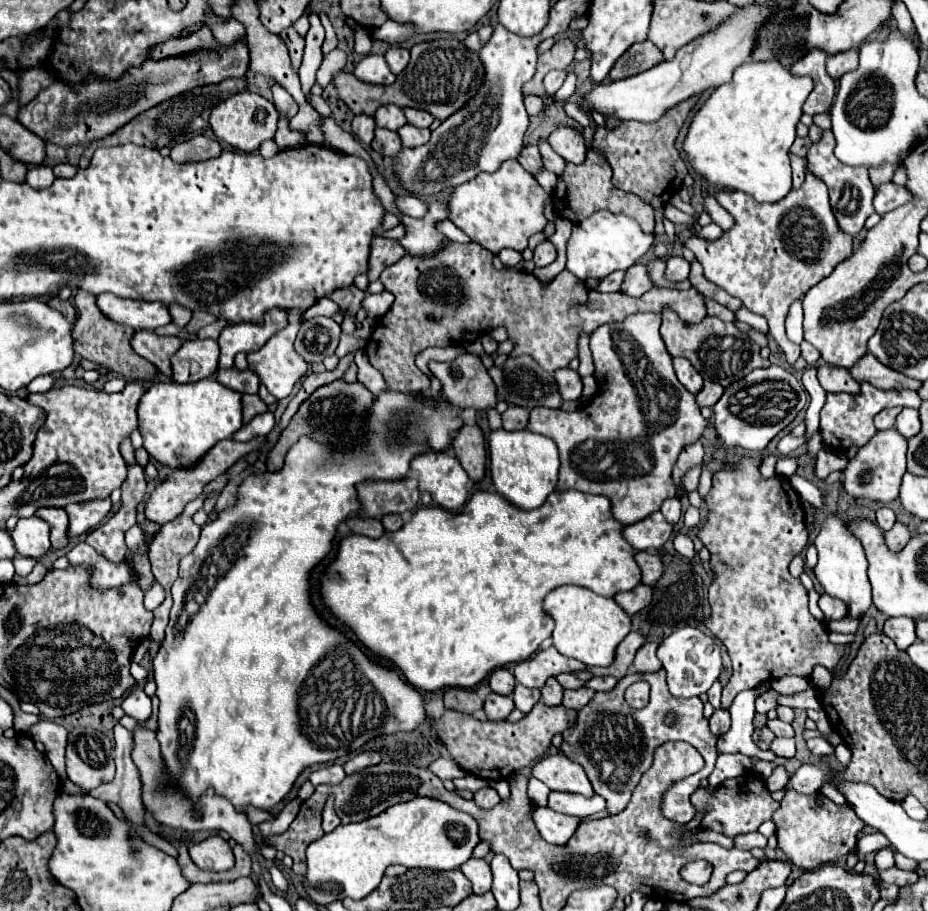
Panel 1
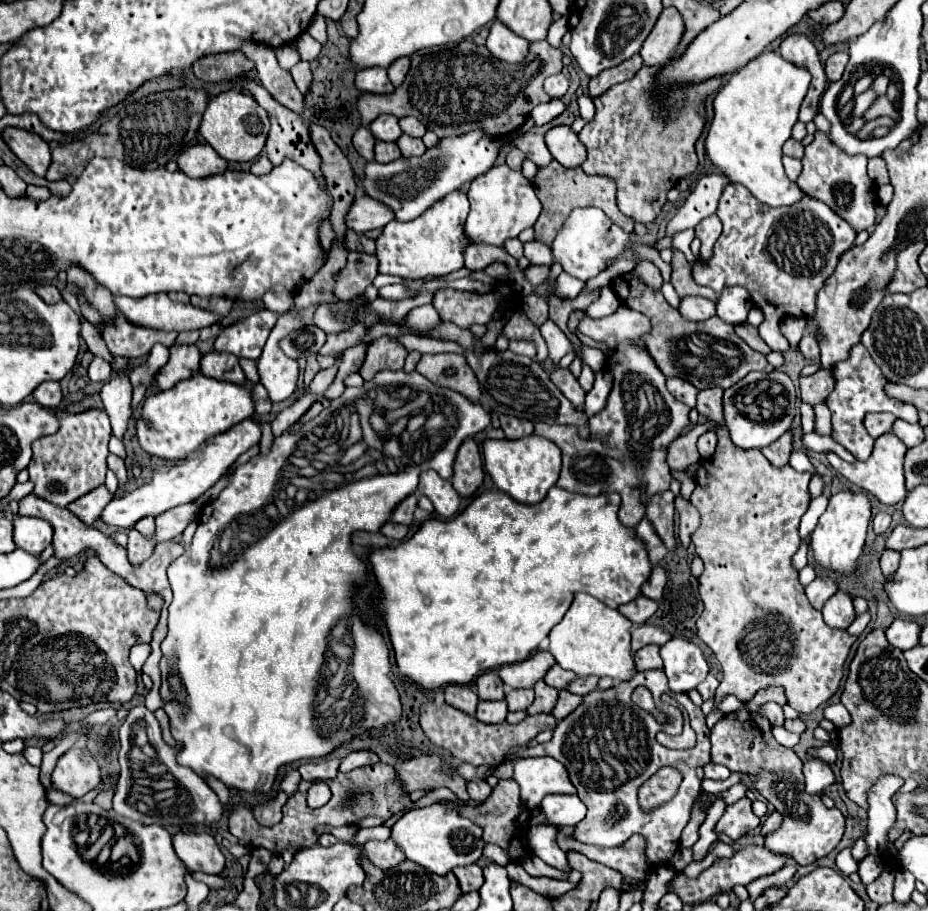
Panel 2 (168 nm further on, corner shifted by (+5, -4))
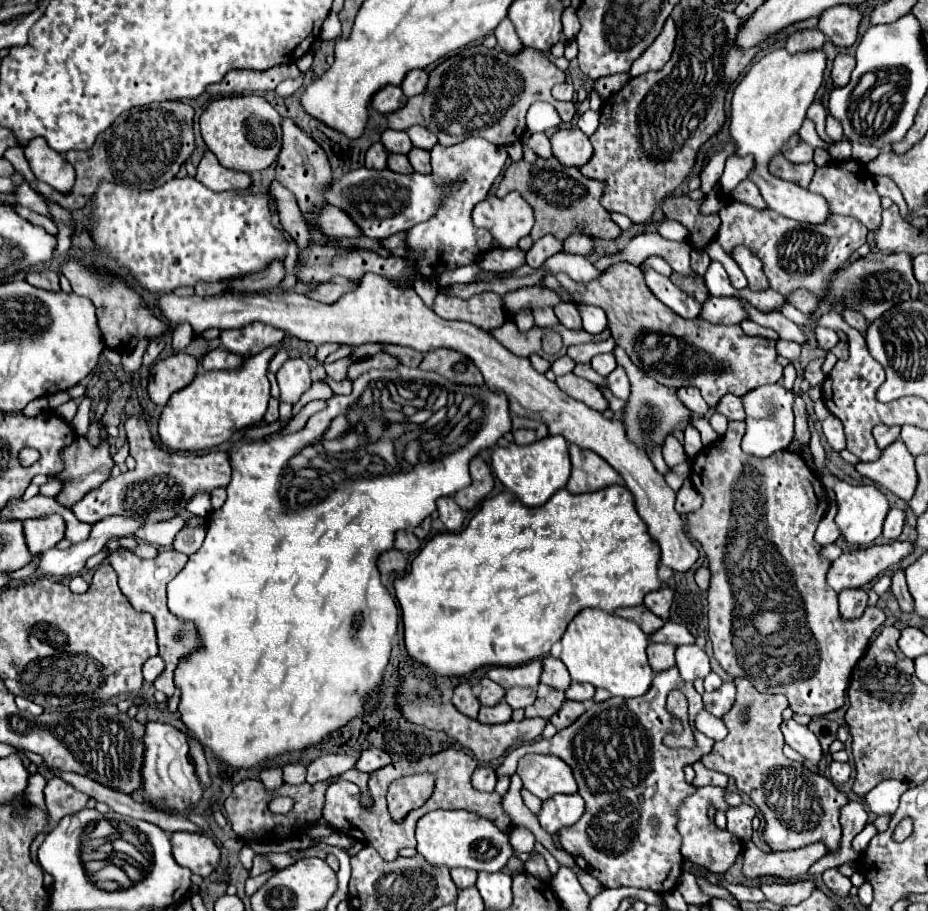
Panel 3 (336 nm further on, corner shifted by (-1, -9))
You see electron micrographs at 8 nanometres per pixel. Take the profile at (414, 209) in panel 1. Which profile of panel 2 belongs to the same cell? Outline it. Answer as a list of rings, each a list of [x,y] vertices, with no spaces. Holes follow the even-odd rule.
[[[357,193],[349,213],[347,213],[347,227],[355,233],[367,233],[371,229],[385,227],[389,221],[395,219],[395,213],[377,199],[369,199],[367,195]]]

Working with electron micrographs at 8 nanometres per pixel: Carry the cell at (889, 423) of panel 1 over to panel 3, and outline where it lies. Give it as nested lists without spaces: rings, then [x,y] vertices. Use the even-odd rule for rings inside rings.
[[[883,424],[875,426],[873,428],[873,438],[875,438],[879,450],[885,450],[889,444],[893,444],[899,438],[899,432],[901,432],[899,426],[883,426]]]

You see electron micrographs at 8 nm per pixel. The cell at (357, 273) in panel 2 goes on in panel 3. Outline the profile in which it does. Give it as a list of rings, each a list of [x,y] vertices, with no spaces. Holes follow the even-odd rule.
[[[331,280],[331,282],[319,284],[319,286],[317,286],[315,290],[311,290],[307,296],[309,296],[311,300],[323,302],[323,304],[333,304],[333,302],[337,302],[343,294],[347,294],[347,292],[351,292],[351,290],[355,290],[355,288],[357,288],[357,284],[351,284],[351,282],[347,282],[347,280],[343,280],[343,282]]]

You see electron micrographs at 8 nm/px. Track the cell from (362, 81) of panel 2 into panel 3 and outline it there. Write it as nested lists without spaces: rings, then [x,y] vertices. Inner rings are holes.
[[[387,86],[373,98],[373,108],[381,114],[391,114],[407,104],[407,96],[401,92],[399,86]]]

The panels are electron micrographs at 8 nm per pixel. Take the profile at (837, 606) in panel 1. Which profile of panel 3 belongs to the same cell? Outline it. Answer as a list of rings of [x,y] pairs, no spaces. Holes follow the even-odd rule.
[[[851,588],[851,590],[843,590],[839,594],[839,610],[841,616],[847,620],[859,618],[867,608],[867,592],[863,588]]]

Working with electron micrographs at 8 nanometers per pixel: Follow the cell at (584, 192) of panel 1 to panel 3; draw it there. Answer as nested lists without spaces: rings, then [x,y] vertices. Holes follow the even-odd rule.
[[[551,156],[549,160],[537,158],[535,162],[527,162],[527,160],[513,162],[507,168],[497,188],[497,196],[507,196],[513,190],[519,192],[535,212],[535,224],[531,230],[533,240],[539,240],[545,234],[555,234],[559,236],[559,240],[565,240],[575,230],[581,230],[581,228],[583,228],[581,232],[589,236],[607,238],[607,240],[615,240],[621,232],[621,228],[615,222],[611,222],[609,212],[601,208],[599,204],[603,184],[597,180],[585,178],[579,172],[579,168],[563,166],[555,156]]]

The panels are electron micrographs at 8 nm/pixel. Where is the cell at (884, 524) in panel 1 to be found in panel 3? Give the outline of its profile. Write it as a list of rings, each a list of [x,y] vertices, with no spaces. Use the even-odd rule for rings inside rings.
[[[891,508],[887,518],[885,518],[885,524],[883,524],[883,536],[889,538],[889,540],[897,540],[901,530],[903,530],[903,520],[905,520],[903,510]]]

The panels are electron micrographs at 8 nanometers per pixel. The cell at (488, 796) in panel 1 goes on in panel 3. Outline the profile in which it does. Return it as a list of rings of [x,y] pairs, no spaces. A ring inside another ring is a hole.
[[[479,766],[475,772],[473,772],[473,786],[481,792],[493,792],[495,790],[495,784],[497,784],[497,774],[493,768],[489,766]]]

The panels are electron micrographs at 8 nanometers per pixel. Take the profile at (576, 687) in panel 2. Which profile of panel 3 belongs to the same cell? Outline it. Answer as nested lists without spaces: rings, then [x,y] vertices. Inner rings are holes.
[[[573,682],[565,690],[567,700],[577,700],[577,702],[587,702],[587,700],[593,698],[593,694],[595,694],[595,688],[591,688],[591,684],[577,684],[577,682]]]

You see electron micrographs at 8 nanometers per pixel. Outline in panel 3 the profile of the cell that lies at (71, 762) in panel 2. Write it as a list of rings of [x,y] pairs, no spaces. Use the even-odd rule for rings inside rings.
[[[51,778],[45,786],[45,806],[53,822],[59,822],[63,816],[77,814],[85,808],[89,796],[65,784],[61,778]]]

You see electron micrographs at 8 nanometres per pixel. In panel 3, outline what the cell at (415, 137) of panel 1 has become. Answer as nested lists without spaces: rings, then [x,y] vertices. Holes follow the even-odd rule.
[[[413,148],[411,152],[409,152],[409,162],[411,162],[411,166],[415,168],[415,172],[419,172],[419,174],[427,174],[427,172],[431,172],[431,164],[429,164],[429,152],[427,150],[421,150],[421,148]]]

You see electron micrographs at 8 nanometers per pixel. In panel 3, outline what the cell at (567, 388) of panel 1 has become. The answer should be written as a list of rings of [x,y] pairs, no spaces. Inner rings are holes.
[[[565,374],[565,376],[557,378],[557,386],[559,386],[565,394],[569,394],[571,398],[585,402],[589,408],[593,408],[593,410],[597,410],[597,412],[605,412],[605,410],[609,408],[609,402],[605,400],[605,396],[603,396],[603,392],[599,390],[599,386],[591,384],[591,382],[585,380],[585,378],[579,378],[579,376],[575,376],[575,374]]]

